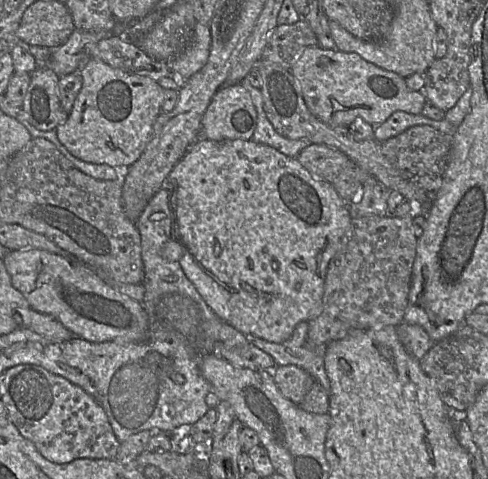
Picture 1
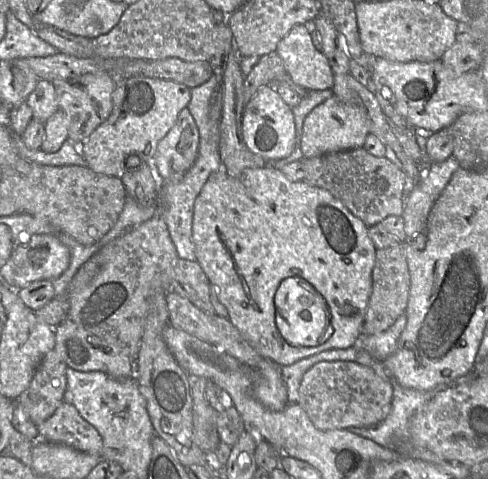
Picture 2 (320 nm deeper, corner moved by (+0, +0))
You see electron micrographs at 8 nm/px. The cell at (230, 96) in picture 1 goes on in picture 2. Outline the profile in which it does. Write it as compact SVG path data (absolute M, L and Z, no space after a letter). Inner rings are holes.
M273 85L261 86L246 104L241 134L249 150L268 163L287 158L296 149L298 142L292 108L282 100Z

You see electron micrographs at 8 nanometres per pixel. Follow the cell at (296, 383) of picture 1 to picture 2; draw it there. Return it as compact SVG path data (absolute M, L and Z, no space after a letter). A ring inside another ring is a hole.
M321 361L304 374L298 404L320 430L374 427L390 413L393 385L372 368L353 361Z

